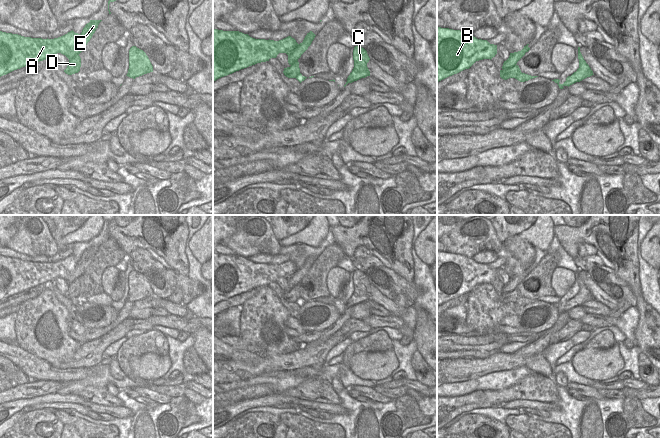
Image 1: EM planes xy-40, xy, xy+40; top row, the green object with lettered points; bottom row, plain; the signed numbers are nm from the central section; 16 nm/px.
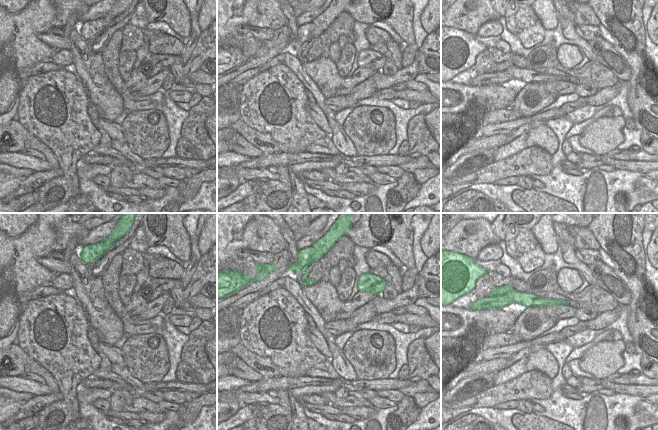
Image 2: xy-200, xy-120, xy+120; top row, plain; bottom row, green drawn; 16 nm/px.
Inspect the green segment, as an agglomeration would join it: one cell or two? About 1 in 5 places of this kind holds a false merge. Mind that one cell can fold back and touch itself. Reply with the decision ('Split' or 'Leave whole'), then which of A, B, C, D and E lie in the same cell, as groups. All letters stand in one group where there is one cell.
Split. Groups: A B C E / D.

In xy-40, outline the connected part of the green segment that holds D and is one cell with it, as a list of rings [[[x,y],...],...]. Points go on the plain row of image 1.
[[[78,278],[74,282],[69,284],[69,289],[64,294],[64,296],[68,299],[72,299],[78,297],[80,295],[80,291],[81,291],[81,282]]]

